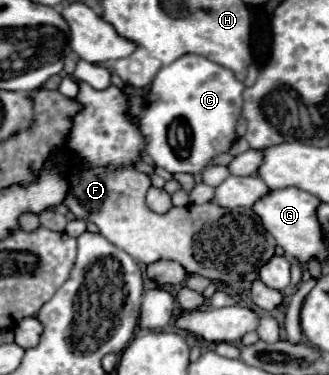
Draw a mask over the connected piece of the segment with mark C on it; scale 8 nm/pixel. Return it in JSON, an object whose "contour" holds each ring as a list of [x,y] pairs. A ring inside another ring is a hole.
{"contour":[[[184,55],[168,67],[162,67],[154,77],[152,89],[146,93],[144,113],[140,119],[140,131],[146,141],[146,153],[158,167],[170,173],[202,173],[210,159],[218,153],[228,151],[236,139],[234,127],[242,111],[242,91],[244,83],[238,81],[232,71],[220,67],[218,63],[212,63],[202,55]]]}

